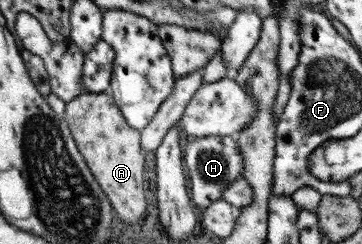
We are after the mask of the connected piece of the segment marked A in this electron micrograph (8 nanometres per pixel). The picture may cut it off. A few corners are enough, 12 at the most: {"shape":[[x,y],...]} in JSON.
{"shape":[[109,92],[63,119],[125,223],[145,211],[144,153]]}

